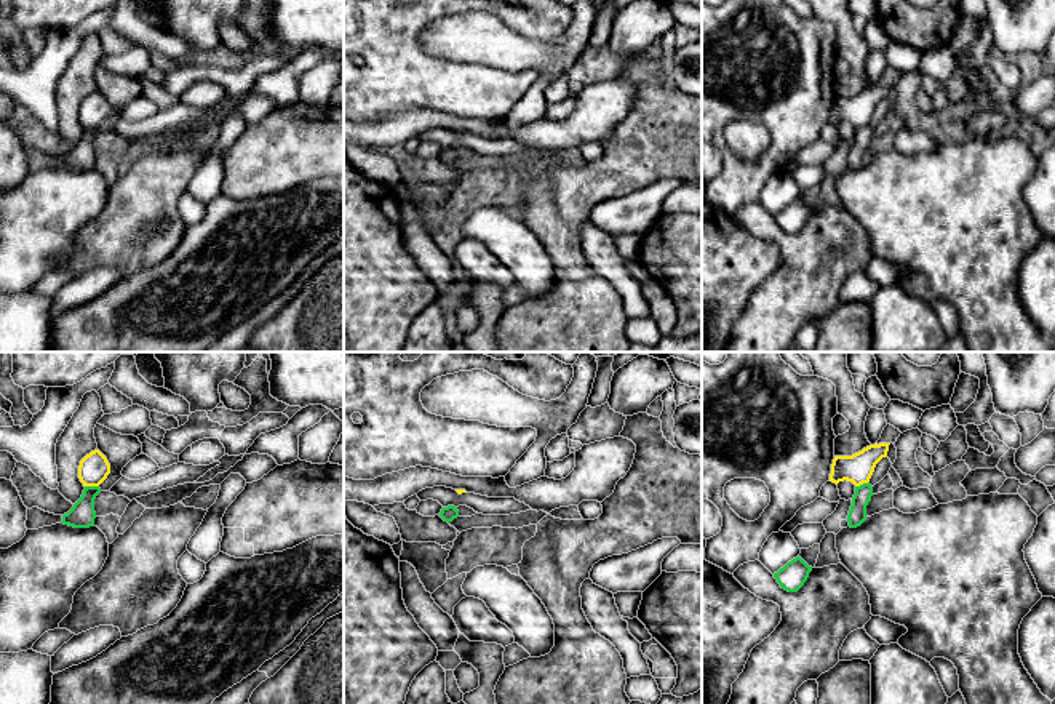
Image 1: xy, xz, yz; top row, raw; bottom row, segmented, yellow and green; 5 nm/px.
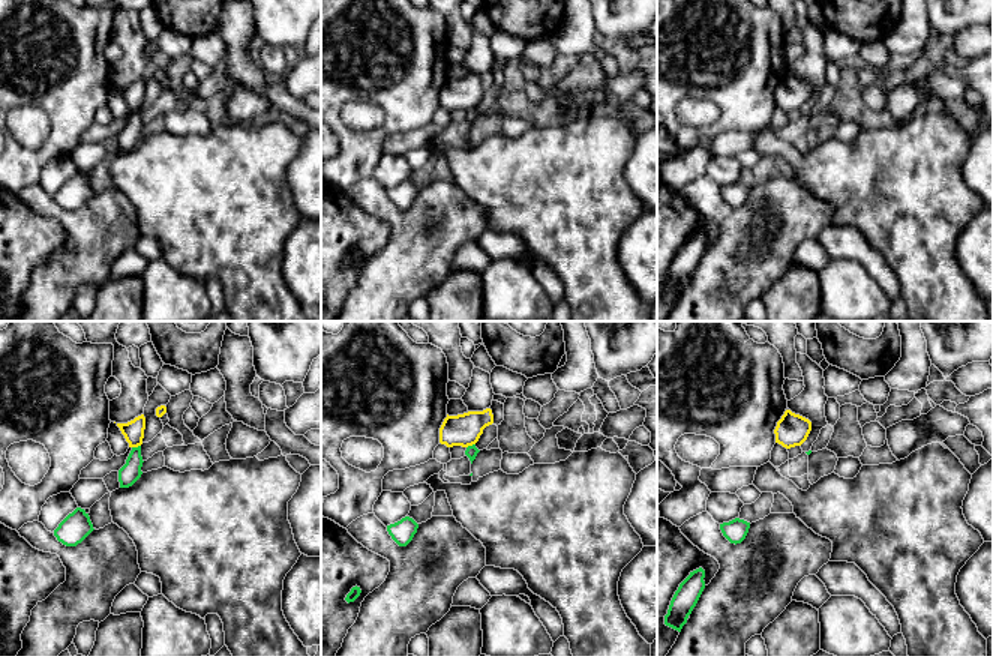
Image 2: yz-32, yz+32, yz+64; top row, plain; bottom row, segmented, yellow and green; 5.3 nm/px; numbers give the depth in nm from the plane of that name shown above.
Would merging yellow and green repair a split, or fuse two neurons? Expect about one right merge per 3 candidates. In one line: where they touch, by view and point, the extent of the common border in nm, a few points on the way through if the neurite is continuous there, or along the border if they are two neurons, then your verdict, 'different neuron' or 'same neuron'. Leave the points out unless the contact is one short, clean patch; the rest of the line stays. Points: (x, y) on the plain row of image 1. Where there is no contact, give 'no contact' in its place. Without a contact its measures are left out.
contact xy (91, 127); length 70 nm; different neuron

